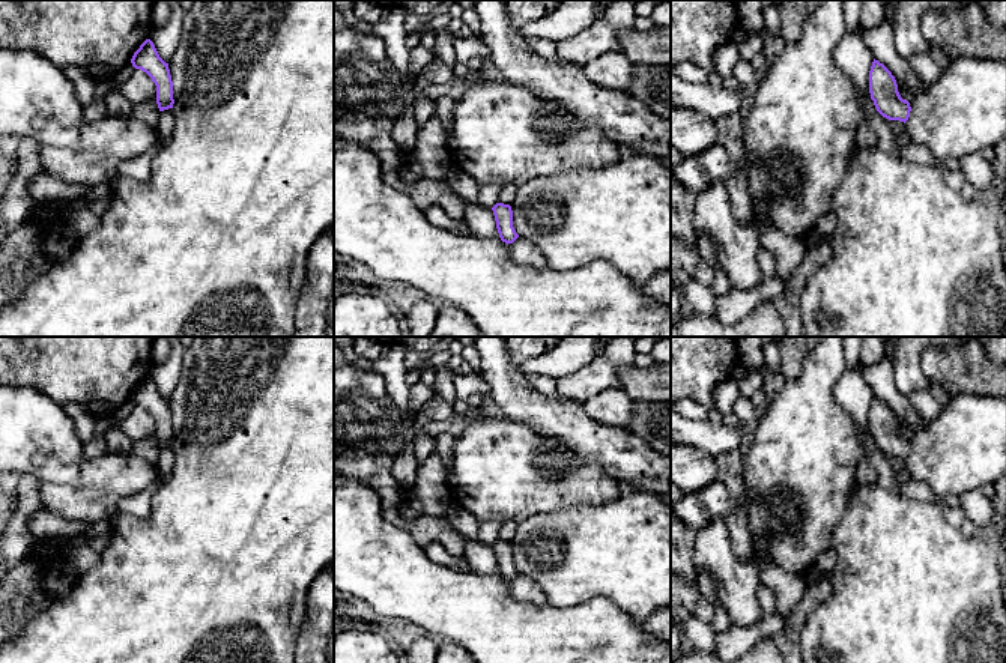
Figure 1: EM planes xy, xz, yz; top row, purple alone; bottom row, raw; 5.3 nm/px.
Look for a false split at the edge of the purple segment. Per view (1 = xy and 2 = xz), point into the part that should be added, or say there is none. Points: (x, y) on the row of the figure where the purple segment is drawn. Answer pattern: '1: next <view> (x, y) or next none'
1: next none
2: next none

